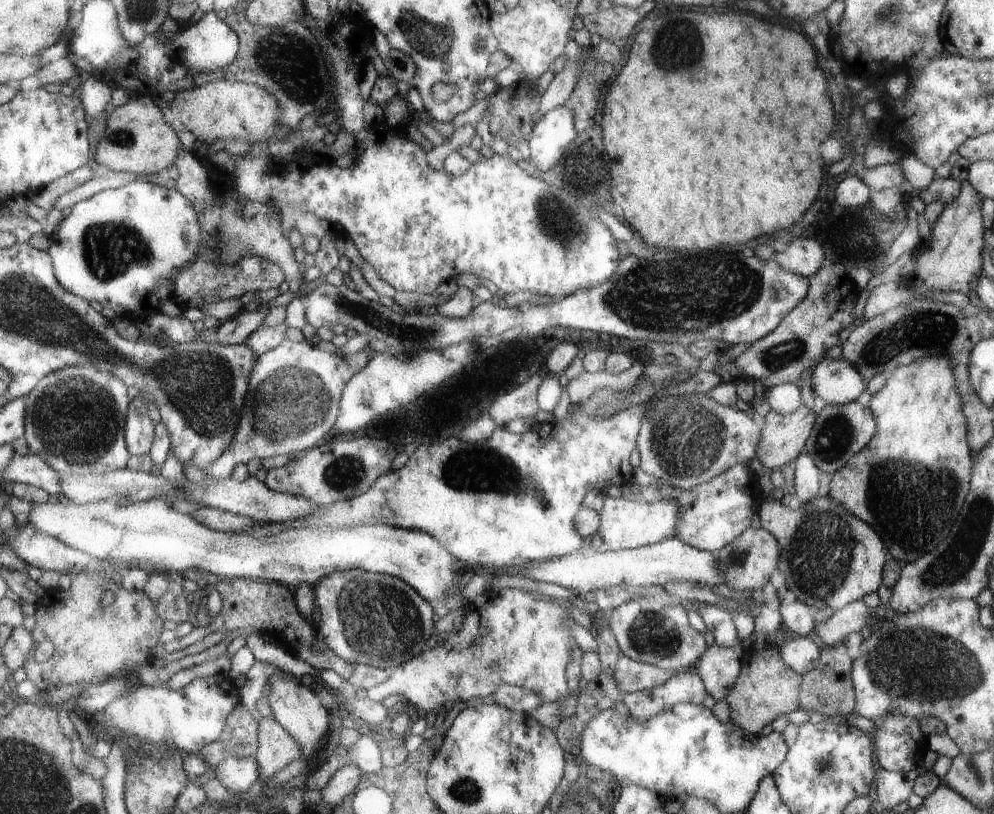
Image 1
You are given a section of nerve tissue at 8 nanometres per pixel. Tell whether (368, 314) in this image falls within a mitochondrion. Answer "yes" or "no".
yes

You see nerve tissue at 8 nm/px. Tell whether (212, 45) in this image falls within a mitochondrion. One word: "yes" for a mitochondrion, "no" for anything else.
no

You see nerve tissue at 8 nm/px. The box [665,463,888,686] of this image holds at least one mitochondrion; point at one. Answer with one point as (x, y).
(819, 554)

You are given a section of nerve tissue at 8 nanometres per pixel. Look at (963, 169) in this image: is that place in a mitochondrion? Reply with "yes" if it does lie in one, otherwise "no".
no

